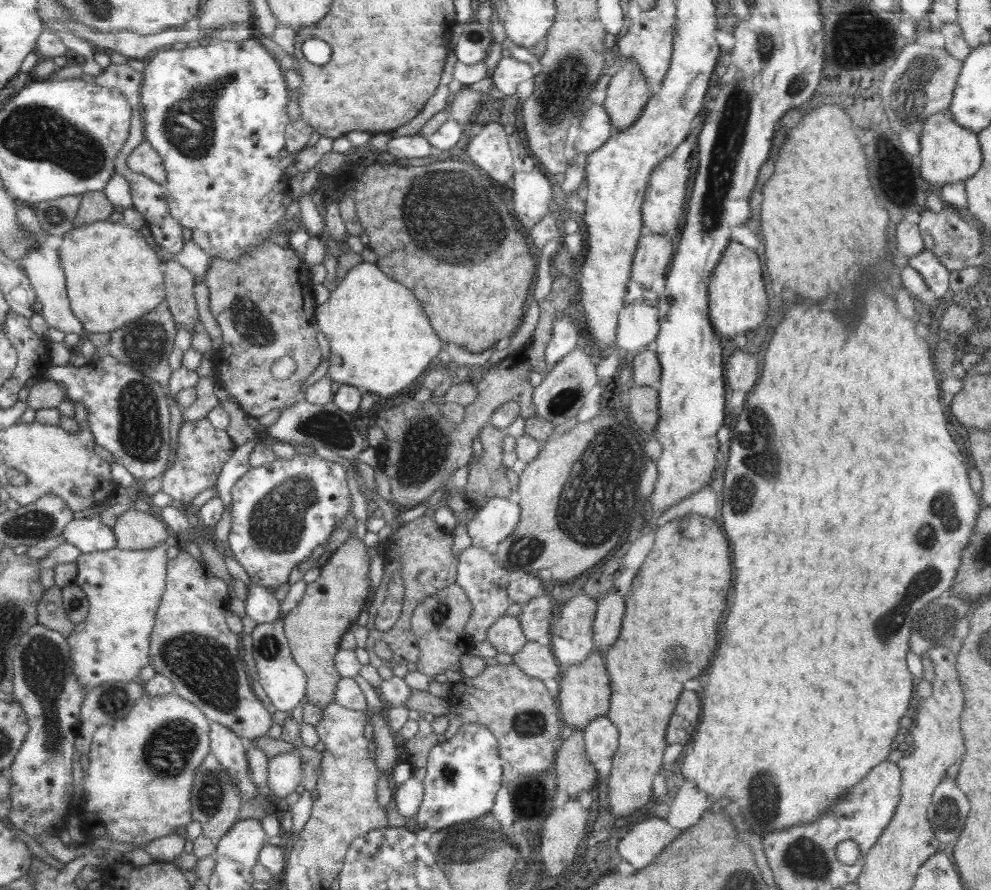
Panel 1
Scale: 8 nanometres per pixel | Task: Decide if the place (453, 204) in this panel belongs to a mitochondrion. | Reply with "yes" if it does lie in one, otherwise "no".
yes

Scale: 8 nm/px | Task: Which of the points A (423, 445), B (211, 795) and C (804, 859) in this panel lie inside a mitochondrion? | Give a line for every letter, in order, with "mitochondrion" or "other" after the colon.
A: mitochondrion
B: mitochondrion
C: mitochondrion

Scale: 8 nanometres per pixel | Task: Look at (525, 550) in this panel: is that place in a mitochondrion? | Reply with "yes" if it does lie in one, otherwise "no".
yes

